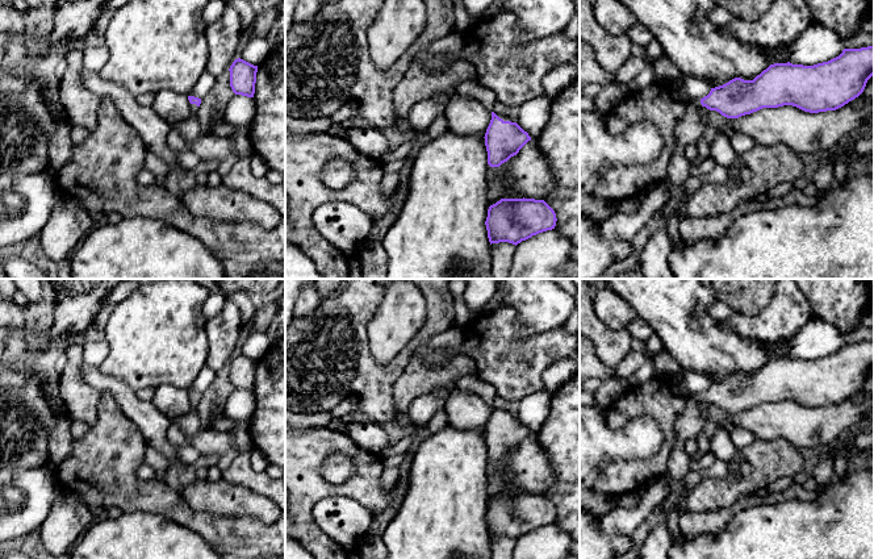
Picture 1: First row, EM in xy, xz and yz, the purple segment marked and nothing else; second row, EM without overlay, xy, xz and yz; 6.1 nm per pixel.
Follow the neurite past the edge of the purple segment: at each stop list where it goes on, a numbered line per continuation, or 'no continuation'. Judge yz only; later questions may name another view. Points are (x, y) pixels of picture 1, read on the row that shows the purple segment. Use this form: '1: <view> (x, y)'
1: yz (689, 129)

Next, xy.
1: xy (189, 129)

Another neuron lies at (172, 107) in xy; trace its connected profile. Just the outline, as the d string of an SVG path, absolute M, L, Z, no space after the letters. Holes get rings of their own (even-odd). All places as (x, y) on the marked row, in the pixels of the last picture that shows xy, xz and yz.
M160 89L154 93L154 103L151 108L160 118L166 120L170 126L195 116L191 109L188 96L176 93L171 89Z

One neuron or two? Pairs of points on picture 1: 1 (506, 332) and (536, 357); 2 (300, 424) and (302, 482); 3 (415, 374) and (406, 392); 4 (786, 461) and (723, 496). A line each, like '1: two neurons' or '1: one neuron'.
1: one neuron
2: two neurons
3: one neuron
4: one neuron

